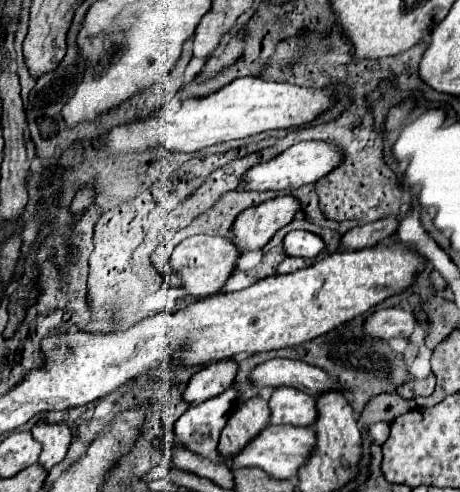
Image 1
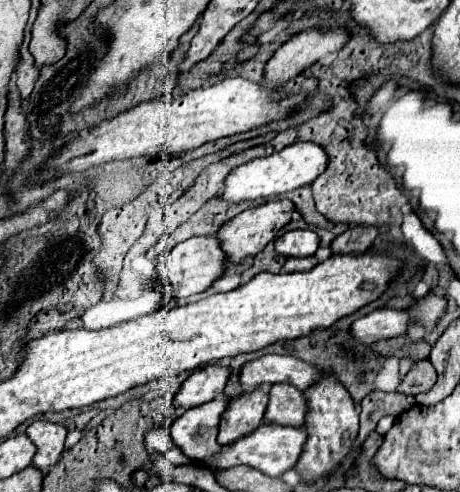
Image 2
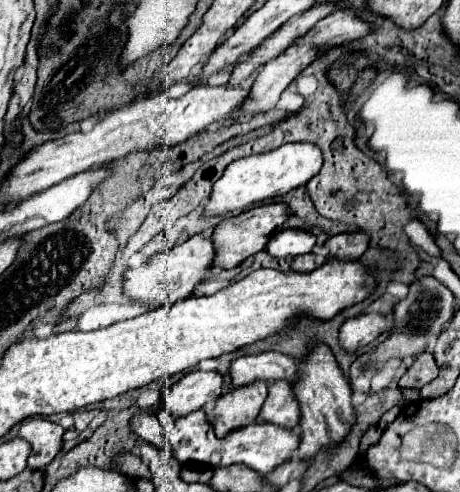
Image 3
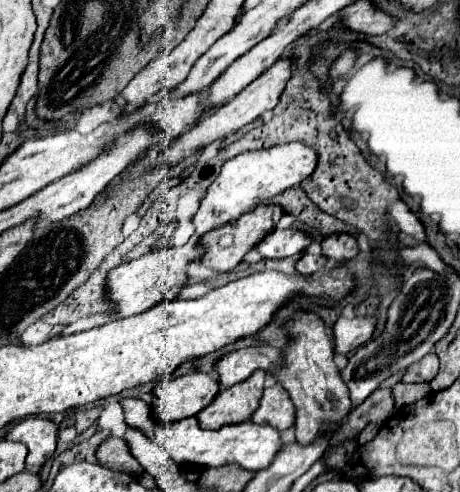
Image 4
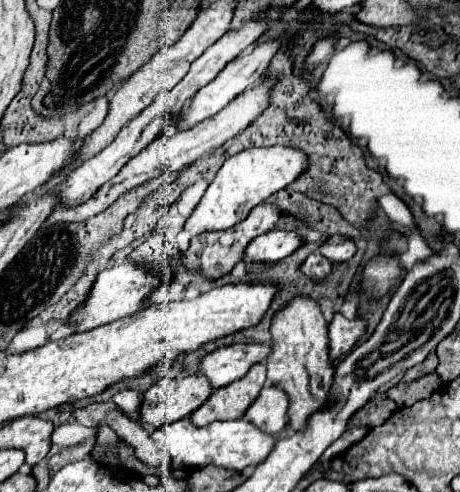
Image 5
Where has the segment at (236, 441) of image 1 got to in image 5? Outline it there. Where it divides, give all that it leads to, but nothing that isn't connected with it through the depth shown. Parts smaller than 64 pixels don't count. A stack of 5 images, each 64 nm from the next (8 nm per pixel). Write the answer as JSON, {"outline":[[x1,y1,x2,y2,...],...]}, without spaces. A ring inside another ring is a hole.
{"outline":[[256,364,248,374,230,386,218,388,212,396,190,414,196,426,208,426,216,420,238,420,244,416,248,406,256,400,266,380,266,366]]}

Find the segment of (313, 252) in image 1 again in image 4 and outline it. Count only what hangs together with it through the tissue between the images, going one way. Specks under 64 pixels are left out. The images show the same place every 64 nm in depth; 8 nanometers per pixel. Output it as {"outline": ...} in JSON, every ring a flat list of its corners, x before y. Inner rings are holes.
{"outline":[[296,228,288,230,274,230,270,232,256,250,262,258,288,258,294,254,302,254,312,244,312,238,306,232,300,232]]}

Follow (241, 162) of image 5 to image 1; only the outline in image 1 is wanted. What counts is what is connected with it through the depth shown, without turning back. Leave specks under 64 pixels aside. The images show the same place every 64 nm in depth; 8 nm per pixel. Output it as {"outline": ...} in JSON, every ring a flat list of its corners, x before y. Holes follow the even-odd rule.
{"outline":[[298,142,298,144,290,146,286,152,282,152,280,156,250,168,244,174,242,186,248,190,260,190,260,192,262,190,294,190,304,184,316,184,324,174,328,174,330,170,336,170,342,162,344,162,344,152,336,144]]}

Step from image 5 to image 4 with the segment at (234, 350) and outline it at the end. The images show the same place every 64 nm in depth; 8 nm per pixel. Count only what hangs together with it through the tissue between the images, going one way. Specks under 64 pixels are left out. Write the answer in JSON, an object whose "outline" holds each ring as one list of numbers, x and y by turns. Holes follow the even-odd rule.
{"outline":[[260,346,226,354,216,364,216,372,222,386,234,386,252,376,252,372,256,370,272,374,280,366,282,366,282,352,272,346]]}

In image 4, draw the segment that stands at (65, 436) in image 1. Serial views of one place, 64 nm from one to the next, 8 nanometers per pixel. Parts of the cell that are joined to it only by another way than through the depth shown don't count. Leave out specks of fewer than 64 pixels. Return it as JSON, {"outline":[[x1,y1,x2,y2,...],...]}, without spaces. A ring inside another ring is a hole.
{"outline":[[26,418,12,426,6,440,24,442,28,446,28,466,42,466,46,460,52,458,56,450,56,434,58,426,52,420,44,418]]}

